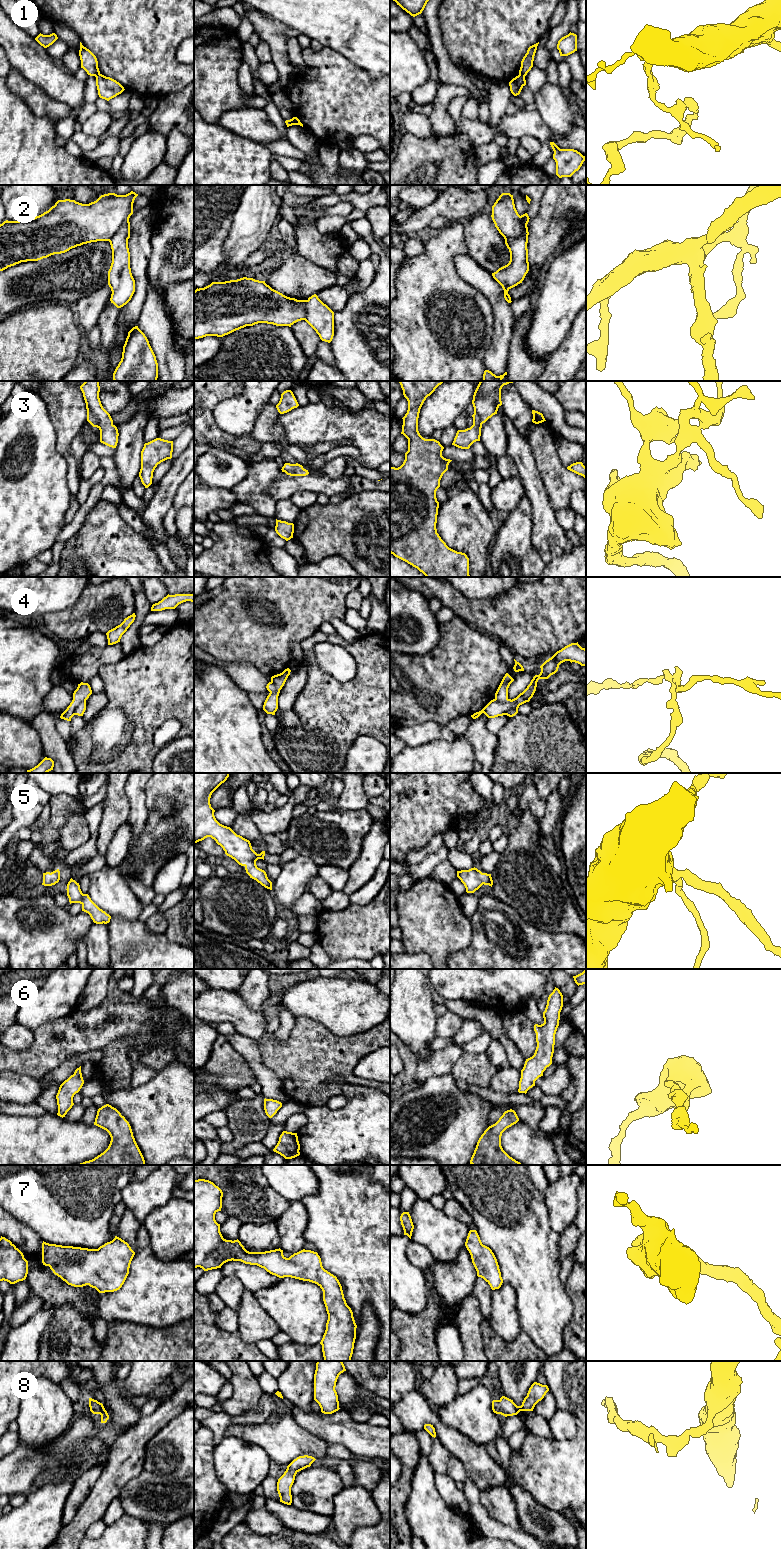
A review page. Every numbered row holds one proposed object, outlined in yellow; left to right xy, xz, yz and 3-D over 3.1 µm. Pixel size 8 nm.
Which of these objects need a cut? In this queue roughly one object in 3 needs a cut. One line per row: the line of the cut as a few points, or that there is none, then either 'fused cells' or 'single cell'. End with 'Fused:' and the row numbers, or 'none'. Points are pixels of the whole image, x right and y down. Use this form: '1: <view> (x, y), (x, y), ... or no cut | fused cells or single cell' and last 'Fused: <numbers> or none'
1: yz (519, 73), (524, 76) | fused cells
2: yz (520, 216), (522, 232), (516, 237), (504, 238) | fused cells
3: no cut | single cell
4: no cut | single cell
5: no cut | single cell
6: no cut | single cell
7: no cut | single cell
8: no cut | single cell
Fused: 1, 2

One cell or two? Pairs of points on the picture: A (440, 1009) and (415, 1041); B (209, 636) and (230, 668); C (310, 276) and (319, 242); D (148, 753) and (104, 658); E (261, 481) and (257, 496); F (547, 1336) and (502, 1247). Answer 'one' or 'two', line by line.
A: two
B: two
C: two
D: two
E: one
F: one

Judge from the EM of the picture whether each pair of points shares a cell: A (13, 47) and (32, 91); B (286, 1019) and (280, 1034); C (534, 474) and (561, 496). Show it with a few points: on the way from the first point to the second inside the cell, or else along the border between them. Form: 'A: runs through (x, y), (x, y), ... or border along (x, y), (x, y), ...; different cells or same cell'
A: border along (13, 67), (46, 93); different cells
B: runs through (286, 1023), (284, 1030); same cell
C: border along (534, 459), (550, 503); different cells

